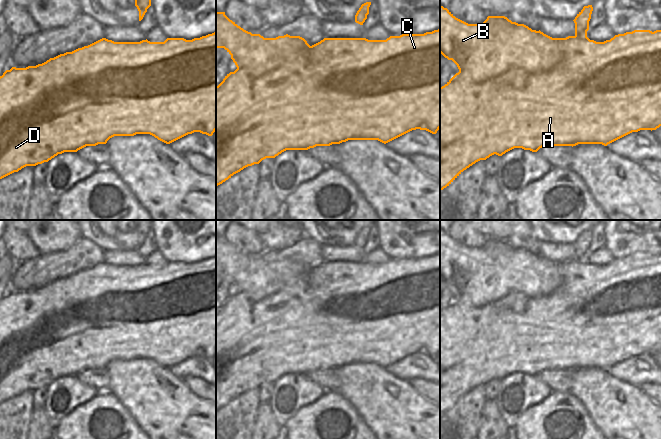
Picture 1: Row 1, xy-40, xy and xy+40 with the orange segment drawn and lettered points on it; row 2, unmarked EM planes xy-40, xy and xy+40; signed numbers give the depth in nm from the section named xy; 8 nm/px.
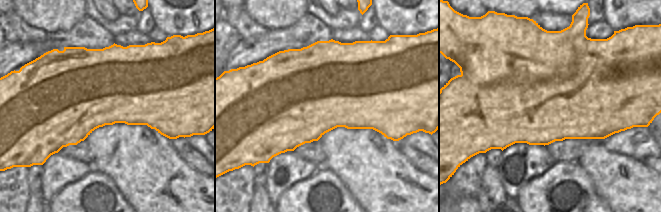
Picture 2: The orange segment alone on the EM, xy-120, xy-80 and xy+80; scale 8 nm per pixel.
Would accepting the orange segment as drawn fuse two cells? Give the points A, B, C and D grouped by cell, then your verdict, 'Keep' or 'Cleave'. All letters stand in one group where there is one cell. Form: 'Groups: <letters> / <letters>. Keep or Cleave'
Groups: A C D / B. Cleave.

